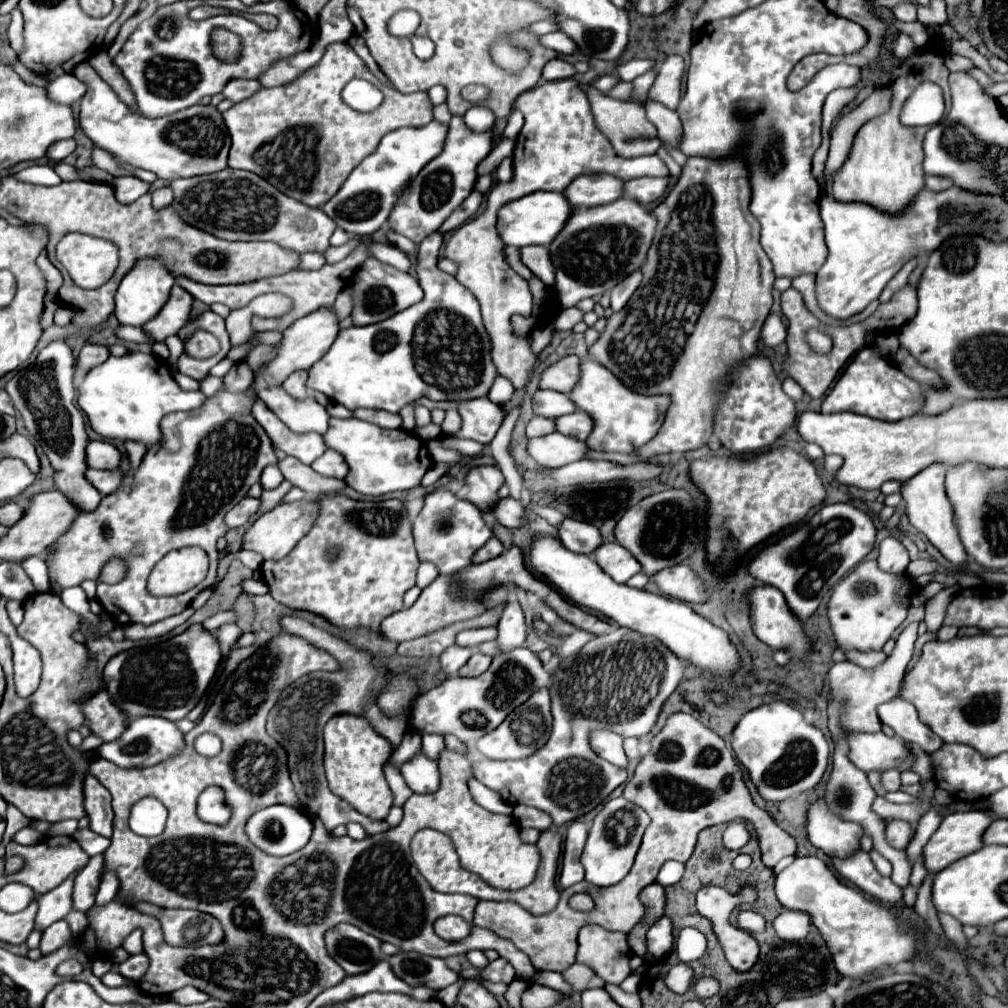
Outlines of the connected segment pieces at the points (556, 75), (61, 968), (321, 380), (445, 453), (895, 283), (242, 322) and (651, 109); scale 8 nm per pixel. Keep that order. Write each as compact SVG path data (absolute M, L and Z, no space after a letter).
M552 59L546 63L544 67L544 73L542 77L546 81L554 81L554 79L568 79L568 77L574 77L576 75L576 69L572 63L566 63L562 59Z
M68 959L65 963L60 963L56 971L62 977L74 977L74 975L80 975L82 973L82 965L78 961L74 961L74 959Z
M434 233L420 243L420 259L416 271L420 287L424 289L424 299L382 323L342 329L330 351L308 371L308 389L324 393L330 401L340 403L350 411L368 407L394 413L418 397L428 397L434 401L468 401L488 395L496 379L494 363L490 359L490 337L482 327L478 299L452 275L438 269L438 251L442 241L444 237L440 233Z
M438 438L432 439L427 443L430 457L435 463L462 463L462 455L455 453L454 450L444 449L441 447Z
M916 257L910 259L910 261L900 269L900 273L896 273L896 275L890 279L890 283L884 287L884 291L882 291L882 295L880 295L880 303L890 301L890 297L908 283L908 275L914 271L914 267L916 267Z
M234 309L228 317L226 317L226 329L230 335L230 345L232 347L242 347L254 341L254 327L250 323L250 313L246 309Z
M646 103L646 115L656 125L660 141L676 149L682 139L682 121L678 113L668 107L662 107L660 103Z

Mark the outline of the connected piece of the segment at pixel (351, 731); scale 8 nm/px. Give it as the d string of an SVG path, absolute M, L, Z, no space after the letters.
M338 715L330 719L323 730L323 740L326 745L323 766L332 793L346 799L370 819L386 819L393 805L393 794L383 773L383 766L392 753L390 743L380 735L374 735L370 725L356 715Z

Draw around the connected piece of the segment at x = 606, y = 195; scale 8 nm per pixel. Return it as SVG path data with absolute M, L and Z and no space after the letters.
M608 173L580 175L574 183L570 183L570 187L566 187L564 195L574 207L606 205L624 195L624 181Z

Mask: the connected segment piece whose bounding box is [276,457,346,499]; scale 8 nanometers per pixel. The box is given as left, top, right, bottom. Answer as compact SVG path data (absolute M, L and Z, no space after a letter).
M286 457L286 459L278 461L276 465L282 471L286 481L290 481L294 487L300 487L308 493L306 495L308 499L316 499L320 495L328 495L328 493L334 493L334 491L346 487L344 481L322 477L312 467L298 463L298 459L294 459L294 457Z

